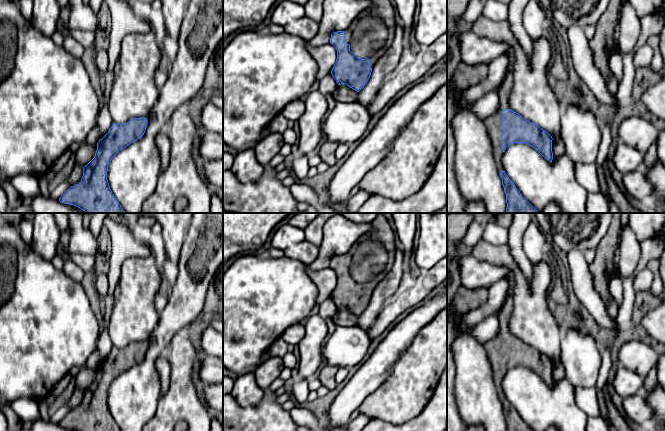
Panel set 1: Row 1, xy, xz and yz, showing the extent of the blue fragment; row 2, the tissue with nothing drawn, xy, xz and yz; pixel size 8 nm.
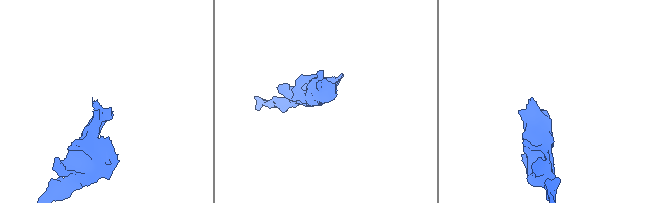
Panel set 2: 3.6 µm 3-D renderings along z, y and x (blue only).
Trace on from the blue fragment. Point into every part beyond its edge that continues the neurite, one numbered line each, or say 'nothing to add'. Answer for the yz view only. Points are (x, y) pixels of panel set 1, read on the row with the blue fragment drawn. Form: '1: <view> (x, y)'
1: yz (493, 123)

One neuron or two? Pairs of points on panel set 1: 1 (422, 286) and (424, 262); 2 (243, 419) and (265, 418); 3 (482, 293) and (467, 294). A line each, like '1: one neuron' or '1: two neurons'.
1: two neurons
2: one neuron
3: one neuron

